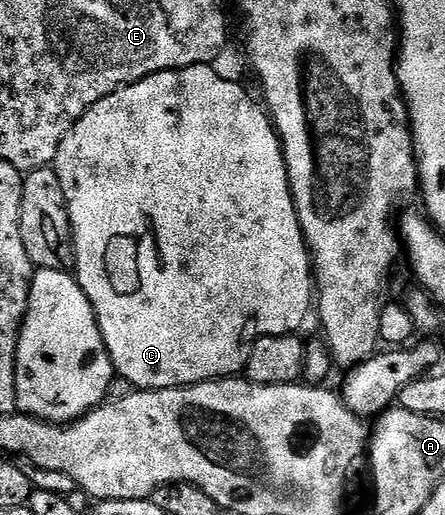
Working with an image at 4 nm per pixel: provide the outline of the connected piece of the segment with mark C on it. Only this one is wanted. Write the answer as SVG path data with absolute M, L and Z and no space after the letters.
M196 64L192 68L175 68L169 72L159 72L153 76L142 78L90 106L78 122L74 122L71 130L62 138L58 146L58 154L54 161L54 167L58 174L58 182L62 186L62 194L66 198L68 217L72 227L72 255L74 257L74 275L90 302L90 306L96 315L97 326L100 328L101 338L104 340L105 350L109 359L112 360L112 367L115 375L129 379L136 390L155 390L158 388L184 388L187 384L204 384L207 380L222 380L235 377L243 373L246 363L246 353L256 340L261 336L286 336L299 333L300 327L304 324L308 312L314 308L314 269L310 263L310 253L307 244L304 243L304 232L298 222L296 207L292 201L292 191L288 185L288 171L284 161L284 150L280 147L280 138L276 134L275 127L265 109L259 103L256 104L248 97L248 92L240 84L227 80L215 72L215 67Z

